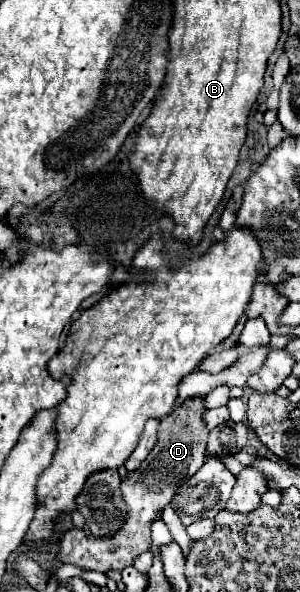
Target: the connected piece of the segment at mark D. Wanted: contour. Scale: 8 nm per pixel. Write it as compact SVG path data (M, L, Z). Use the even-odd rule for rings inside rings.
M203 399L189 401L189 405L175 407L161 421L159 439L153 451L149 453L149 457L141 463L137 471L127 473L121 479L121 493L127 503L125 521L121 529L111 537L93 537L93 535L85 535L83 529L69 527L59 539L57 559L61 563L73 563L83 569L97 569L105 573L109 569L125 569L133 565L135 557L151 547L151 523L155 519L161 519L165 505L171 503L179 485L187 481L191 475L195 475L205 461L205 445L209 433L201 423L203 411L205 411Z

